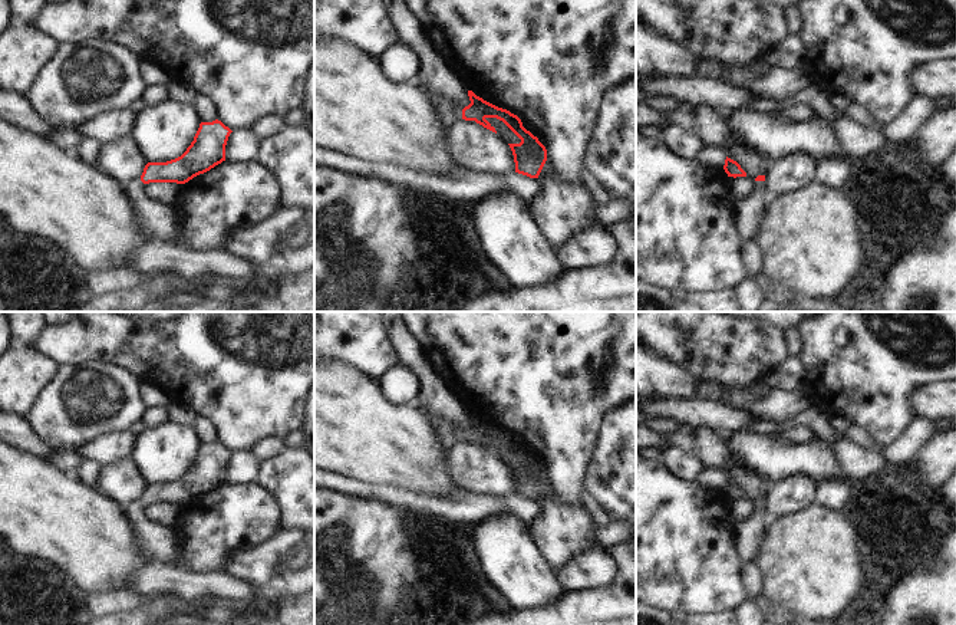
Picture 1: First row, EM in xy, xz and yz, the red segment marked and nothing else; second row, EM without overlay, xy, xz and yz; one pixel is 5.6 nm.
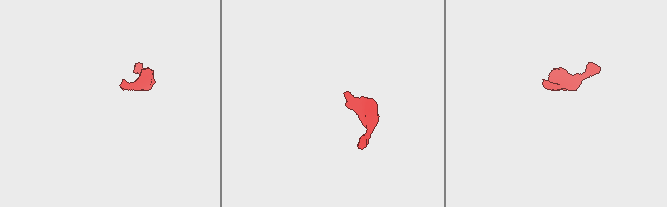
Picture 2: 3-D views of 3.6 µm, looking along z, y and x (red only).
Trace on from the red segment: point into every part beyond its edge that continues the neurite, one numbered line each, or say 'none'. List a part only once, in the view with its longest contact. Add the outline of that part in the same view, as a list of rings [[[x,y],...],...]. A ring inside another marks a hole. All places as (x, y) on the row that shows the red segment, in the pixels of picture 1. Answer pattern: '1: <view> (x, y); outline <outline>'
1: yz (748, 213); outline [[[755,181],[754,194],[735,203],[735,226],[745,241],[756,239],[767,207],[772,200],[767,182]]]

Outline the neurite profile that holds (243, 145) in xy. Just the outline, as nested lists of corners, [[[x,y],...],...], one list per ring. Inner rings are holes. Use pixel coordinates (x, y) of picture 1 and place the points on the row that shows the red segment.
[[[233,131],[225,145],[225,161],[233,164],[254,161],[260,138],[251,131]]]

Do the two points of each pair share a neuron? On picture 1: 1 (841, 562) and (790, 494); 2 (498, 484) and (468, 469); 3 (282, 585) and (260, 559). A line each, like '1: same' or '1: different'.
1: different
2: same
3: same

